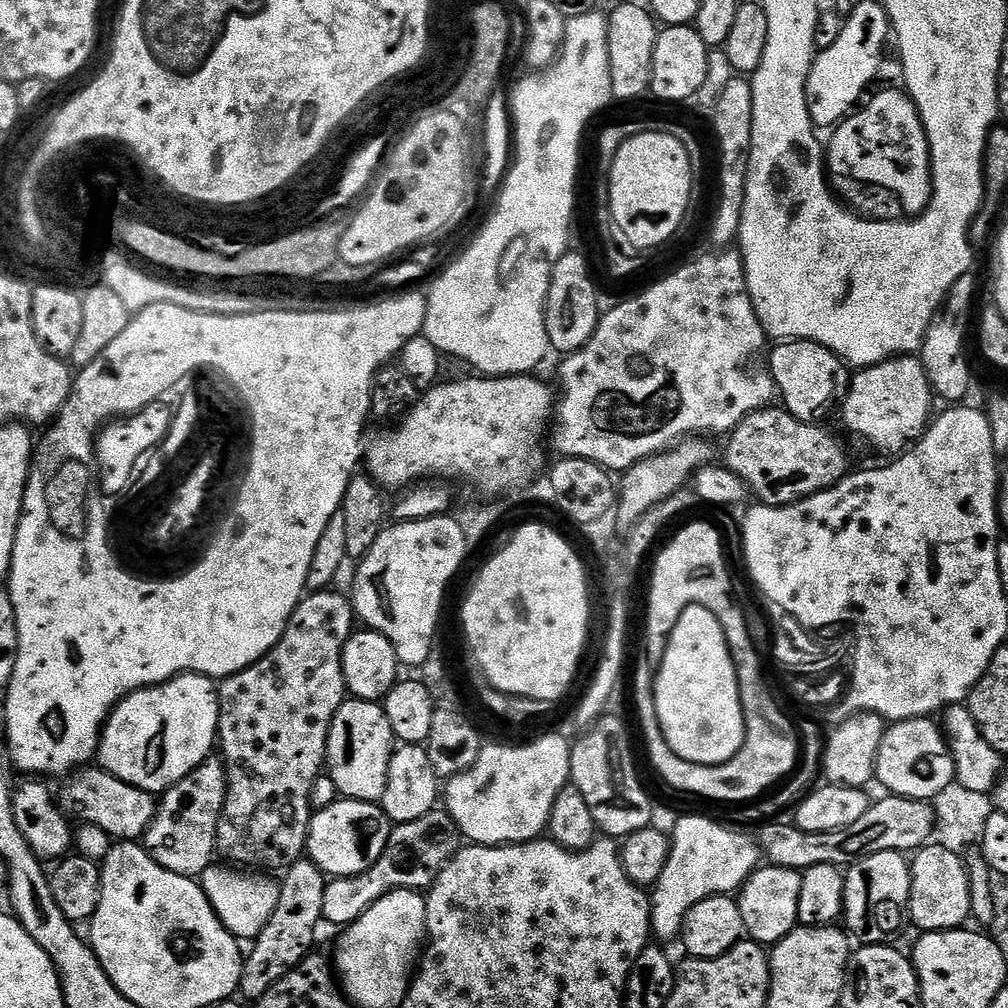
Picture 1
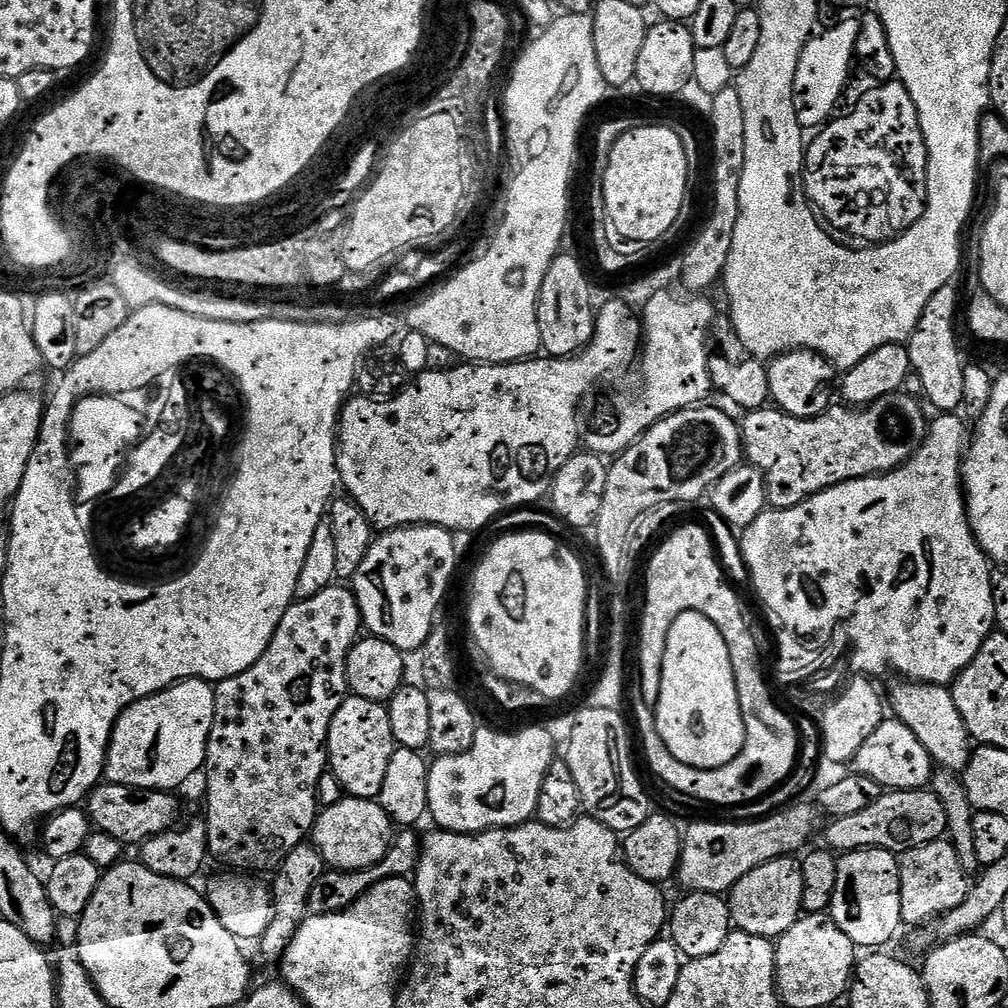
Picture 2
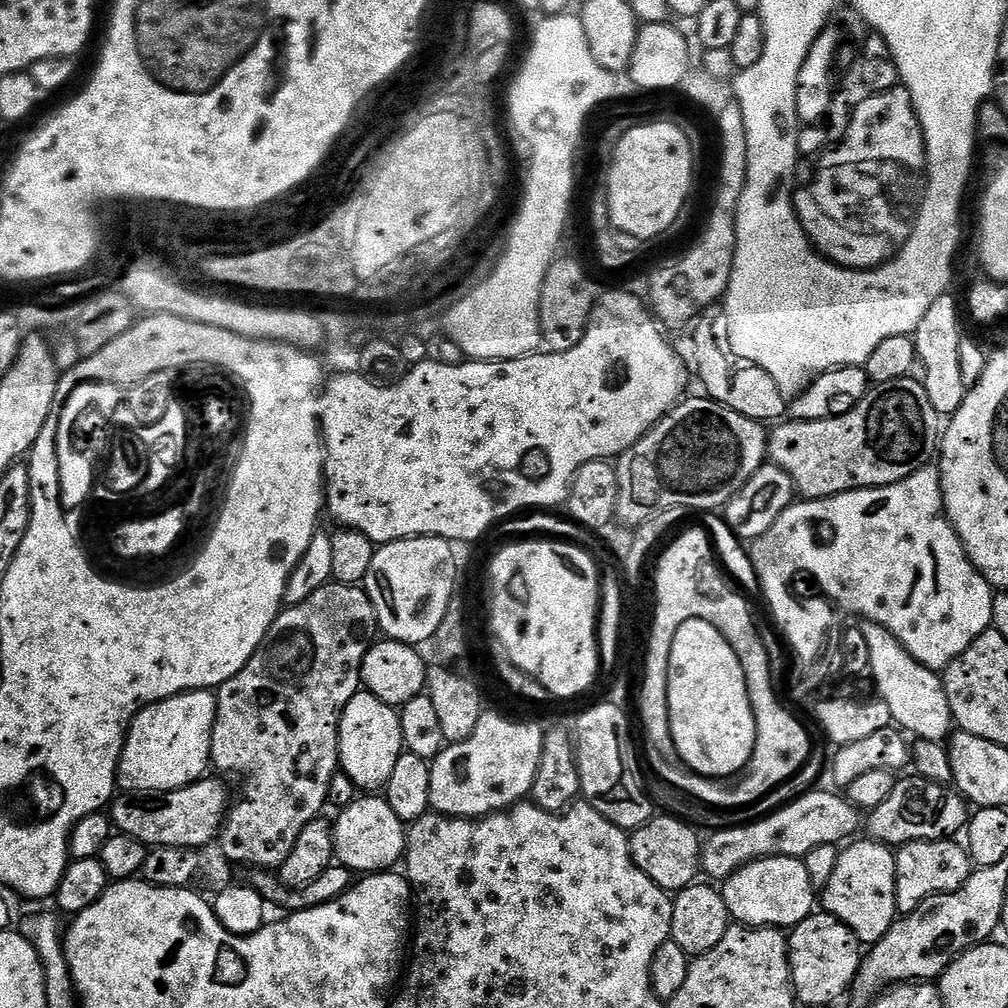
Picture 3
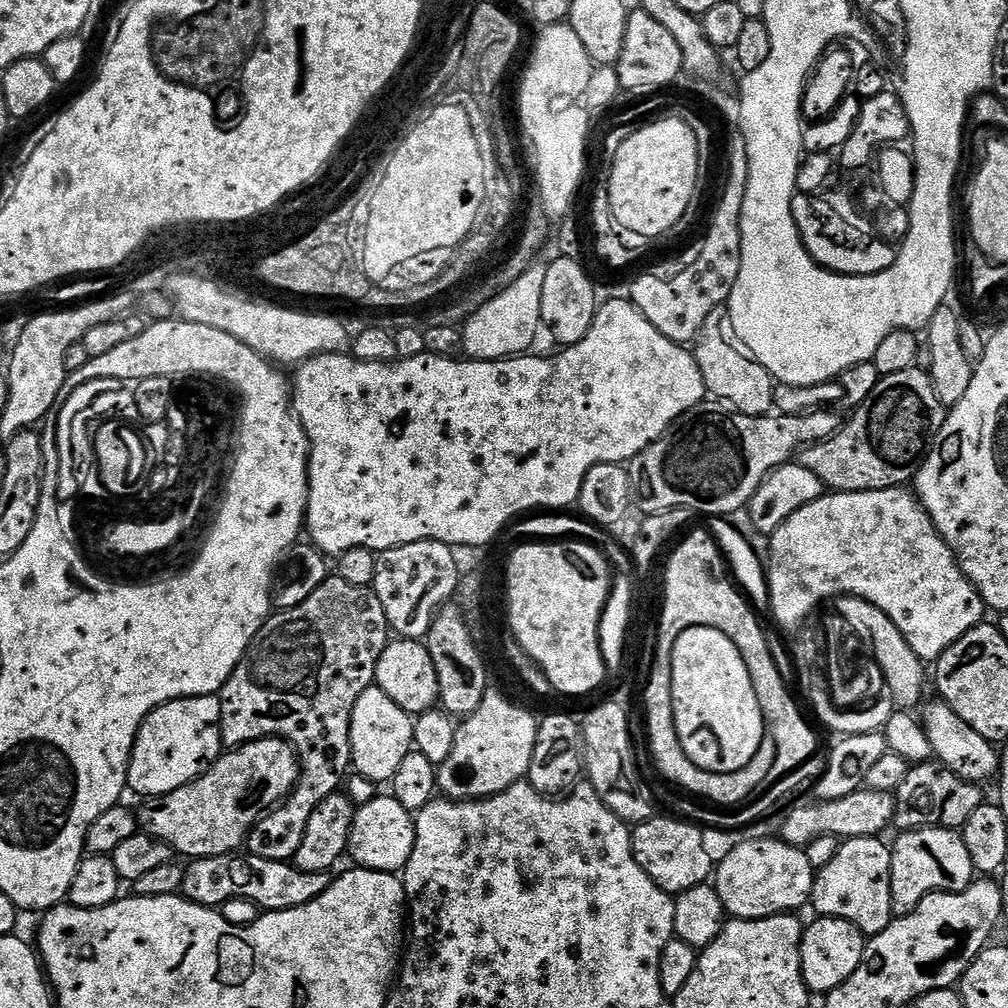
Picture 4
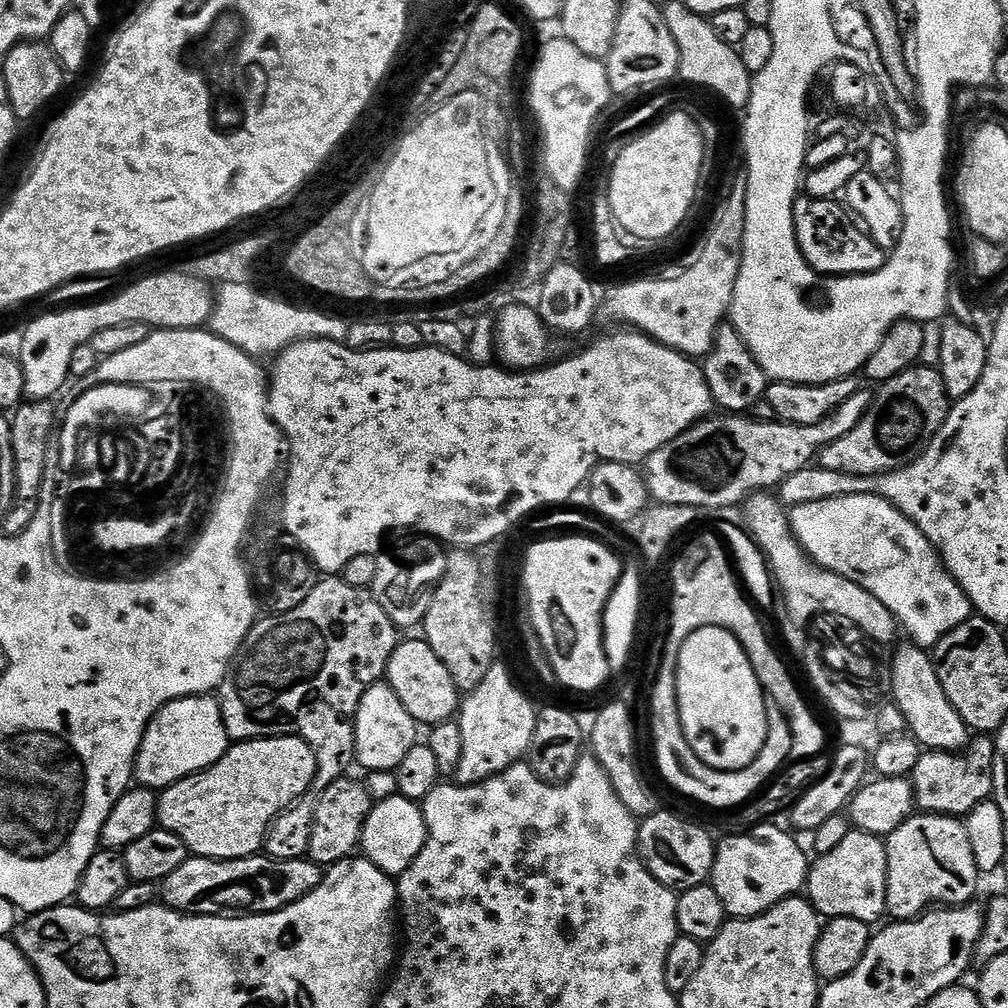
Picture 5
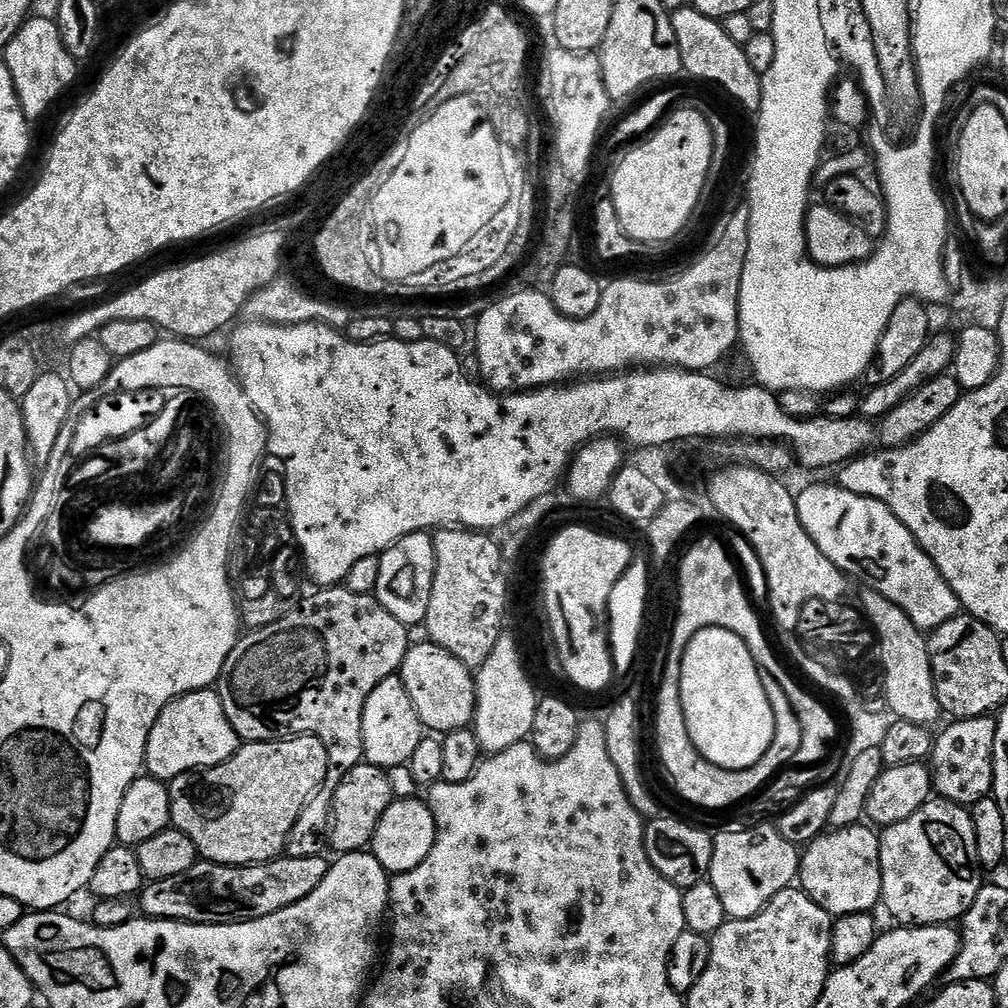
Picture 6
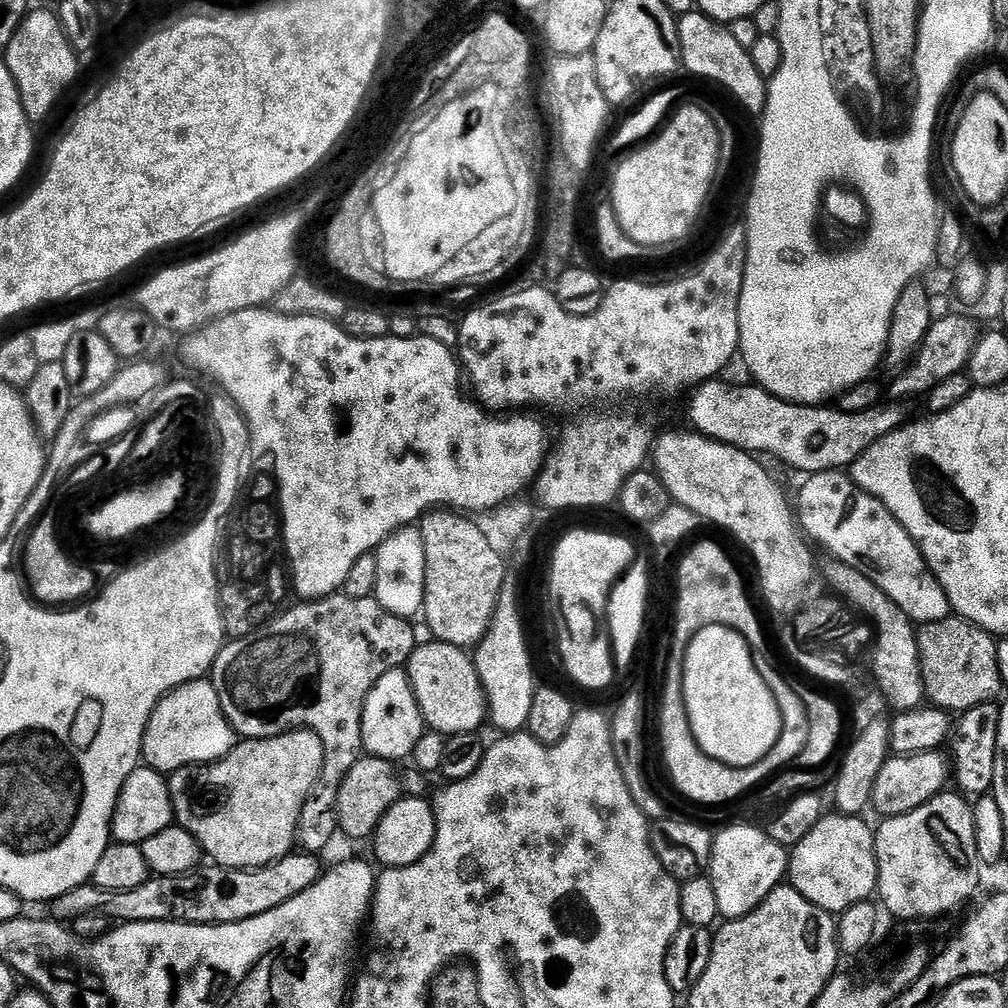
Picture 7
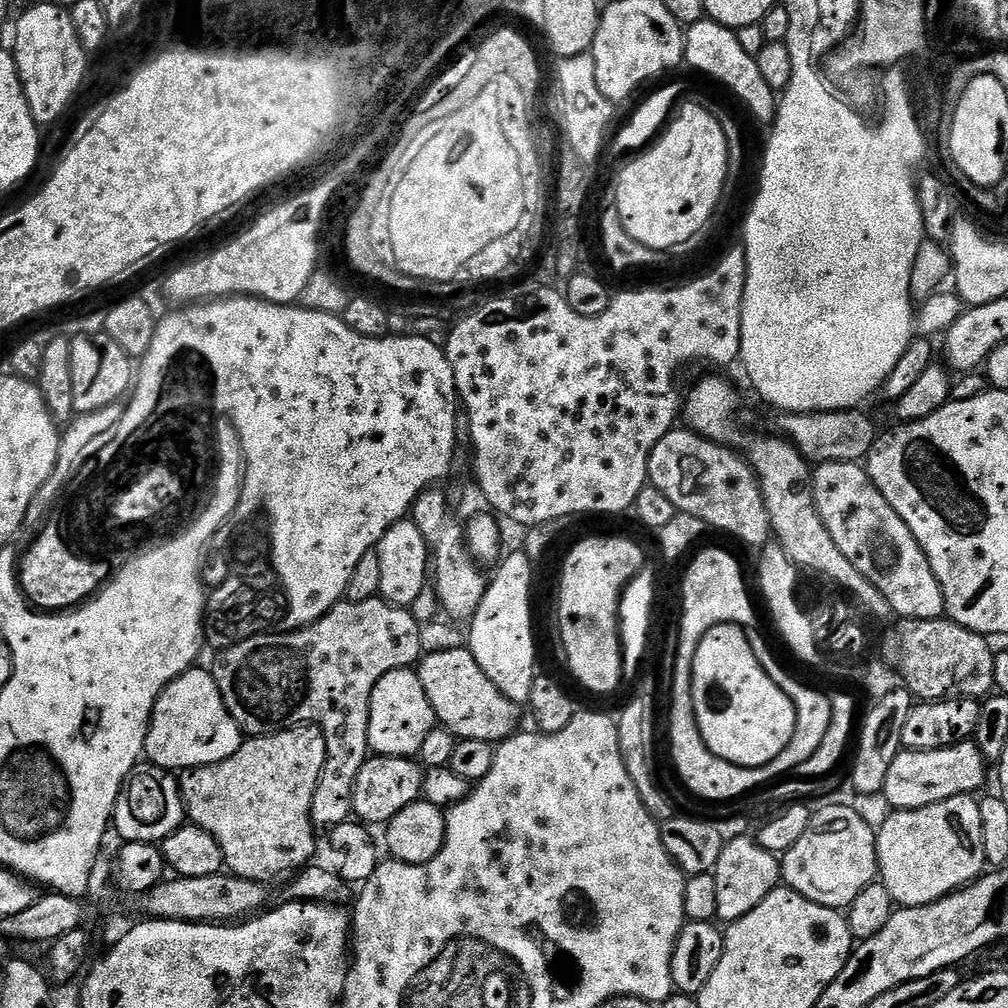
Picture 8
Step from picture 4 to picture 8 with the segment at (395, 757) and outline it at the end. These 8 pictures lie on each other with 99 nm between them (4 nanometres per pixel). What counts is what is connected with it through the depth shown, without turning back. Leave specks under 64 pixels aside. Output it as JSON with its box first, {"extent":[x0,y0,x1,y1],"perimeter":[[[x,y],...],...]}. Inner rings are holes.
{"extent":[368,668,438,757],"perimeter":[[[412,668],[390,670],[374,686],[370,698],[370,722],[368,723],[368,747],[377,756],[415,757],[423,739],[438,721],[422,690],[419,671]]]}

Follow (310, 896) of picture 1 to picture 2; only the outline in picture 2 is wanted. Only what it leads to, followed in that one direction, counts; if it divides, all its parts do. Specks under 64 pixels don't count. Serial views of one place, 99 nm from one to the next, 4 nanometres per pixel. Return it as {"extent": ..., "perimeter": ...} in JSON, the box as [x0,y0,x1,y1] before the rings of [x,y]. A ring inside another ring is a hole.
{"extent":[258,842,325,962],"perimeter":[[[305,842],[294,846],[294,850],[290,850],[290,854],[286,854],[286,858],[279,868],[276,869],[274,873],[276,881],[271,881],[270,884],[272,903],[274,905],[272,921],[266,930],[266,934],[260,937],[258,941],[260,952],[266,959],[276,962],[283,957],[284,952],[294,938],[296,929],[299,928],[300,923],[309,915],[308,899],[318,882],[318,878],[322,878],[325,870],[324,855],[320,853],[319,848],[312,842]]]}

